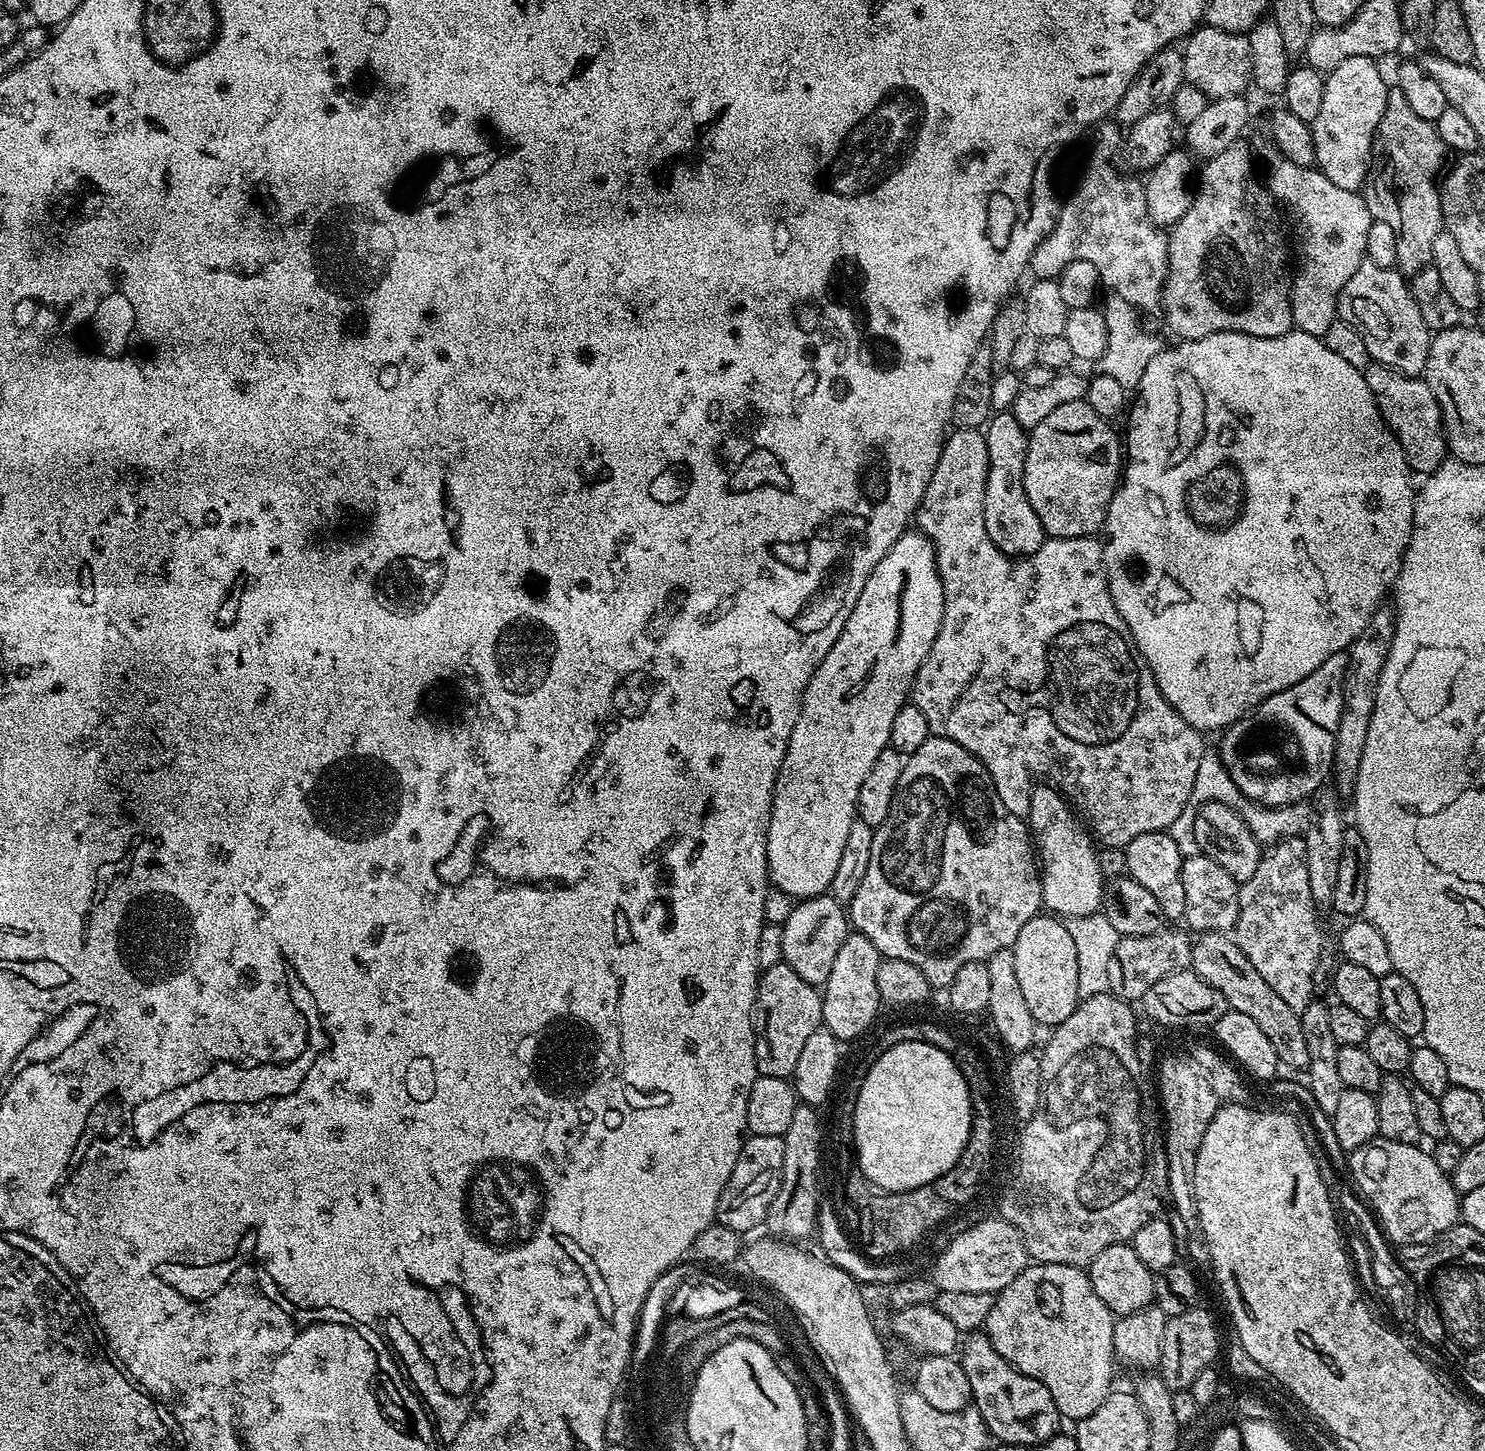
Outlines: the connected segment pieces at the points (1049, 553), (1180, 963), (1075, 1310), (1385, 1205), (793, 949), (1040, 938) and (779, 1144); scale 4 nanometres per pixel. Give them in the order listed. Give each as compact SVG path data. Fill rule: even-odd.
M956 428L944 441L938 466L934 466L934 474L926 486L926 494L922 494L922 502L916 507L914 517L915 527L923 532L936 551L936 569L940 572L944 591L944 613L938 636L930 646L930 654L926 654L916 680L912 683L911 703L916 704L922 714L926 714L931 735L950 738L980 759L982 766L990 774L998 798L1002 798L1002 806L1006 806L1010 814L1027 817L1030 794L1034 787L1032 776L1040 776L1036 778L1059 787L1068 803L1086 821L1091 835L1103 847L1125 849L1131 840L1138 838L1138 834L1171 829L1174 818L1178 818L1178 814L1182 814L1182 810L1189 807L1194 778L1200 776L1200 763L1206 755L1205 737L1194 726L1190 726L1190 722L1186 722L1186 718L1182 718L1182 714L1178 714L1178 710L1174 710L1174 706L1166 702L1162 690L1158 690L1156 679L1142 658L1122 614L1118 614L1118 606L1114 606L1114 598L1110 598L1101 541L1091 536L1061 540L1048 538L1034 554L1023 558L1008 556L997 548L990 534L986 534L984 487L987 477L988 451L984 432L979 428Z
M1165 927L1162 932L1145 936L1122 936L1118 946L1114 946L1114 958L1110 962L1108 986L1113 996L1129 1002L1143 1001L1146 990L1172 972L1188 970L1192 967L1193 941L1189 933L1175 932L1175 927Z
M1032 1262L995 1297L983 1327L994 1350L1022 1374L1038 1378L1050 1390L1050 1398L1065 1421L1094 1414L1114 1388L1114 1317L1106 1302L1094 1294L1087 1271Z
M1377 1138L1347 1157L1360 1187L1359 1195L1370 1205L1384 1235L1396 1246L1427 1245L1448 1228L1455 1228L1462 1216L1462 1200L1449 1173L1438 1170L1431 1151L1422 1149L1420 1144Z
M832 895L811 896L809 900L801 900L792 907L790 916L786 918L779 932L783 963L788 964L790 970L794 970L794 974L798 974L806 982L822 986L830 978L834 958L837 957L838 950L842 950L844 939L850 935L850 920L846 915L845 905L840 904Z
M1038 914L1018 930L1018 938L1011 947L1014 954L1014 970L1018 973L1018 986L1022 989L1022 998L1026 998L1026 1006L1030 1006L1030 1014L1034 1017L1037 1024L1051 1024L1053 1026L1066 1022L1070 1014L1074 1014L1078 1003L1078 950L1074 950L1074 938L1070 938L1070 930L1063 919L1057 918L1052 914Z
M749 1135L738 1154L738 1162L734 1162L730 1182L726 1182L718 1198L715 1223L741 1234L747 1234L759 1224L761 1227L767 1221L770 1206L780 1189L780 1180L784 1176L782 1162L785 1158L783 1136Z

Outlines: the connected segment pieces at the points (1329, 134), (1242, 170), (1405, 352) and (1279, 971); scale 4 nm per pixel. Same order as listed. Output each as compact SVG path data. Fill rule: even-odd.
M1371 56L1346 58L1333 72L1327 73L1322 94L1322 106L1311 120L1310 127L1316 151L1315 167L1320 169L1334 186L1360 192L1372 160L1372 138L1386 110L1389 81L1384 81L1380 68Z
M1237 142L1226 146L1222 154L1210 157L1204 169L1201 172L1199 169L1200 185L1195 185L1192 204L1168 232L1168 273L1160 302L1169 330L1180 340L1197 340L1219 332L1274 338L1293 331L1290 268L1288 272L1290 244L1284 241L1278 217L1256 216L1263 208L1273 207L1274 201L1267 187L1256 181L1252 156L1254 160L1253 149L1251 152L1244 142Z
M1365 259L1345 282L1340 300L1352 300L1351 319L1362 334L1362 342L1366 342L1366 350L1375 363L1390 366L1407 376L1423 373L1433 333L1422 320L1409 281L1395 267L1383 268Z
M1299 835L1286 836L1263 853L1258 870L1240 885L1234 939L1238 950L1250 958L1250 966L1270 982L1290 1010L1298 1013L1304 1012L1317 995L1316 971L1324 952L1324 932L1316 911L1316 899L1310 894L1306 846Z

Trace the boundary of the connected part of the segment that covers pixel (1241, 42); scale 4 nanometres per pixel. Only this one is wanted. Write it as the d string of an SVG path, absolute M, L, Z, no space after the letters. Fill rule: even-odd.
M1201 25L1188 34L1182 54L1185 81L1201 90L1209 99L1239 96L1251 83L1249 42L1243 33Z

